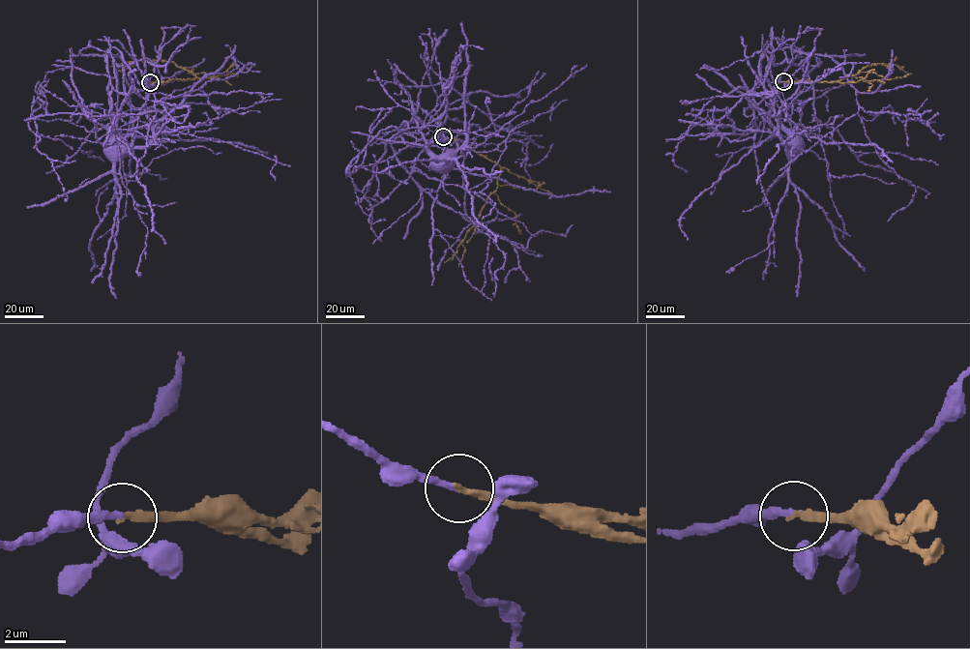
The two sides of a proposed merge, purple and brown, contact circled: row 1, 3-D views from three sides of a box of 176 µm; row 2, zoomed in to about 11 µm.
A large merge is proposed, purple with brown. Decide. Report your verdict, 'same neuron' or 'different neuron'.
same neuron

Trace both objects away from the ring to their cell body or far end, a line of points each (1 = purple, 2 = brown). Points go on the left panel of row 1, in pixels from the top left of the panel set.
1: (150, 82), (140, 83), (112, 47), (108, 115), (28, 122), (44, 103), (37, 91), (48, 114)
2: (150, 82), (196, 77), (191, 72), (164, 60), (133, 61), (107, 66)

